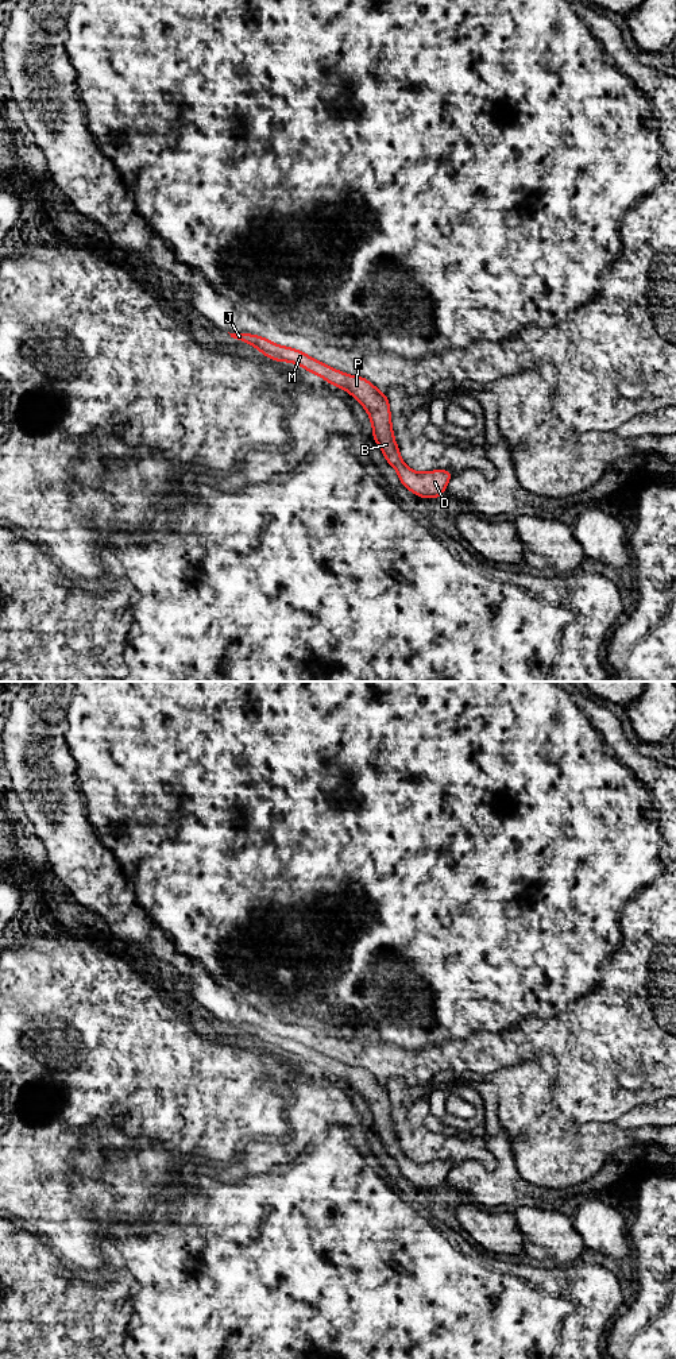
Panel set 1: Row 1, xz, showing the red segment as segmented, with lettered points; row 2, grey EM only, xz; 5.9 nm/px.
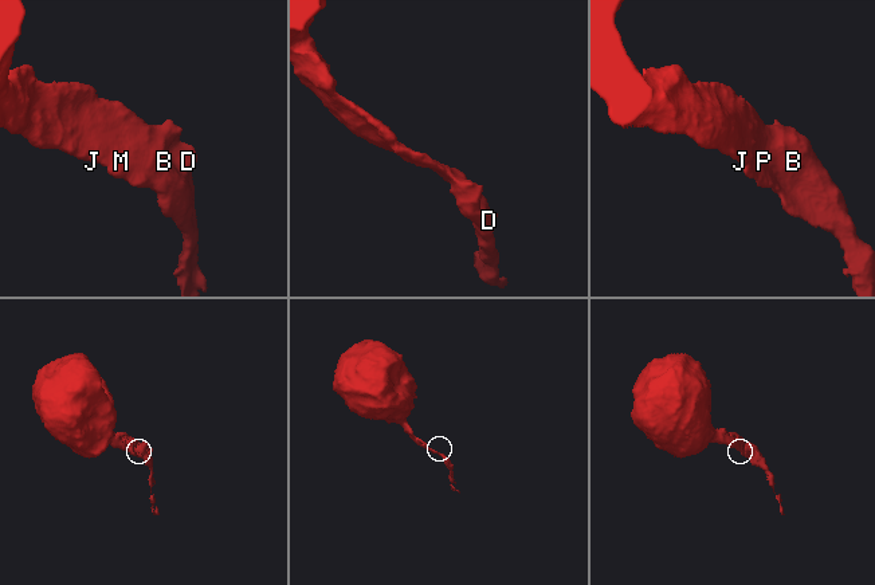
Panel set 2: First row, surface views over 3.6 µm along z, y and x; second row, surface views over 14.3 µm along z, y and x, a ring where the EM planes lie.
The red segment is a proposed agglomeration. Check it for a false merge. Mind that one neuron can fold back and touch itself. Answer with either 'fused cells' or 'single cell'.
single cell

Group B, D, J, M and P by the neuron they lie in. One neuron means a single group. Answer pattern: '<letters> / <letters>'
B D J M P

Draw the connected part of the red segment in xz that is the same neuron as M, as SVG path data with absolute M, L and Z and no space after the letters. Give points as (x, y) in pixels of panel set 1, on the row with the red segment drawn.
M229 333L231 337L256 347L264 356L277 362L291 362L321 377L327 382L344 389L367 410L372 422L372 437L381 447L387 463L397 470L401 483L421 498L439 498L444 494L452 472L436 470L417 472L406 467L391 426L390 404L370 381L362 377L348 375L318 362L300 350L271 343L269 339L251 333Z

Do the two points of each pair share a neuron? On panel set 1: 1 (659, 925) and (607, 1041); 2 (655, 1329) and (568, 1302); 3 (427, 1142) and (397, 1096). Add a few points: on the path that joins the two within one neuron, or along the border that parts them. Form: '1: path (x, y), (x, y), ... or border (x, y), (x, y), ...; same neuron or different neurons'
1: path (641, 945), (641, 977), (628, 991), (621, 1010); same neuron
2: border (624, 1309), (614, 1317), (602, 1344); different neurons
3: path (413, 1136), (402, 1126), (400, 1110); same neuron

